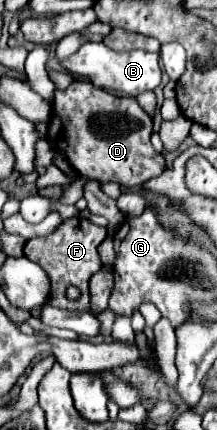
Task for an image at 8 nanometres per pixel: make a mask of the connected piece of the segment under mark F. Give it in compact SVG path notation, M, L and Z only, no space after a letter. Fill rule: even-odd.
M73 217L69 221L63 221L55 233L51 233L49 237L37 237L37 239L29 239L27 245L23 248L23 253L29 257L33 263L41 265L41 269L47 273L49 281L51 281L51 291L49 291L49 303L53 307L61 307L61 309L73 309L73 311L89 311L89 299L87 299L87 283L91 279L93 273L97 273L103 263L101 257L97 253L97 245L105 239L107 231L105 227L93 225L89 219L85 217ZM73 285L81 291L81 297L77 301L69 301L65 291L67 287Z

